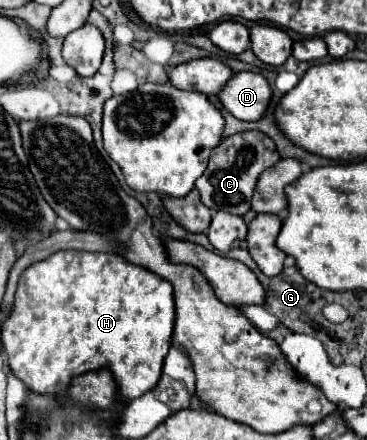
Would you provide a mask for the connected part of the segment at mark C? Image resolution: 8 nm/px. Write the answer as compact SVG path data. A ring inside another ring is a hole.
M247 130L247 132L233 134L229 138L223 138L223 142L211 152L207 170L195 182L201 194L201 202L213 212L223 210L229 214L243 216L249 210L249 200L253 198L261 172L275 166L279 160L281 156L277 152L275 142L259 130Z

